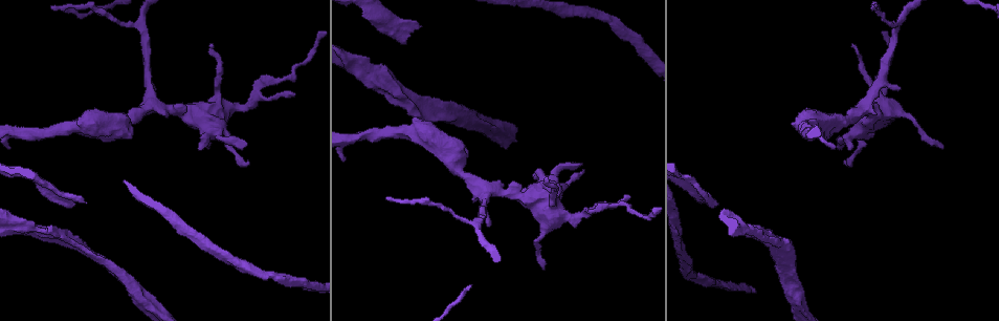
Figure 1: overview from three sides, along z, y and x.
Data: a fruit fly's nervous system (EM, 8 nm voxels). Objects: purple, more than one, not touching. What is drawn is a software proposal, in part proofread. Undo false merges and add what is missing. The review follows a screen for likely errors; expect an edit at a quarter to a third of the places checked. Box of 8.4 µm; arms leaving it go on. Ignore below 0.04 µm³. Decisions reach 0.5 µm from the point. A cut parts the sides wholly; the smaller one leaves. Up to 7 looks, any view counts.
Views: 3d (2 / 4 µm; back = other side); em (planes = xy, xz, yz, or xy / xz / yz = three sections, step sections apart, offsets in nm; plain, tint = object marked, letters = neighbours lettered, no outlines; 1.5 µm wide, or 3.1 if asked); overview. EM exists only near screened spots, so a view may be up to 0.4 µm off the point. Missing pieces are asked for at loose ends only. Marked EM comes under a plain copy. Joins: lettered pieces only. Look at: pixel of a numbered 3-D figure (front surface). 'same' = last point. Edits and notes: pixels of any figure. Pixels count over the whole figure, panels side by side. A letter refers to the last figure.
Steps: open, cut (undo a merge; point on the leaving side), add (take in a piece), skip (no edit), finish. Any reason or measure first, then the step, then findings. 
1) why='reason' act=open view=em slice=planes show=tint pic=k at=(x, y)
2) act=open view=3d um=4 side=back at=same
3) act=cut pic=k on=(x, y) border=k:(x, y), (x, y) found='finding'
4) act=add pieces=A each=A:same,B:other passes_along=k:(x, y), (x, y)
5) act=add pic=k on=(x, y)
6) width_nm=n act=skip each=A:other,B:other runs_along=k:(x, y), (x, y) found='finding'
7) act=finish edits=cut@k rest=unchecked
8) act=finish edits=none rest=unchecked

why='an open end' act=open view=3d um=4 pic=1 at=(47, 228)

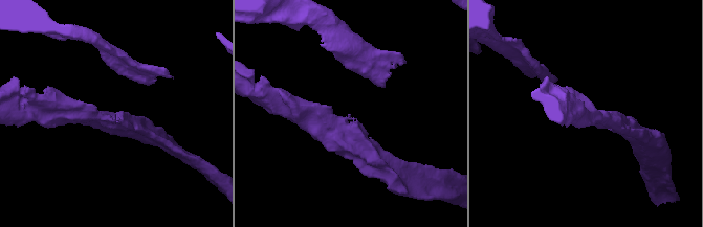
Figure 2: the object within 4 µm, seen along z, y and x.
why='shape alone is not enough' act=open view=em slice=planes show=letters pic=2 at=(115, 113)

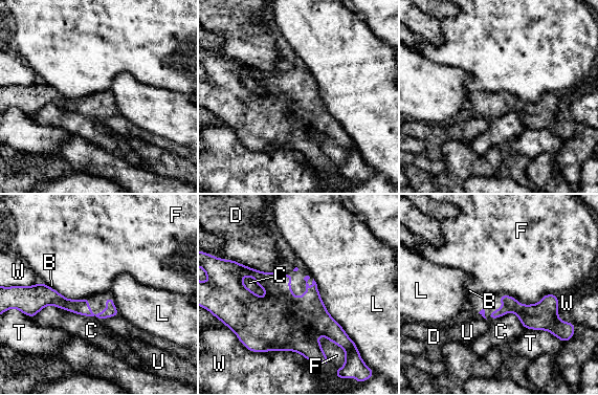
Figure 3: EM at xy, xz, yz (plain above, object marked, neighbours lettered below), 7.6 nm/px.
act=skip each=B:other,C:other,D:other,F:other,L:other,T:other,U:other,W:other runs_along=3:(36, 287), (92, 315), (114, 313) found='no lettered piece goes on from it'

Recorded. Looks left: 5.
why='thick end' act=open view=em slice=xy step=4 show=letters pic=1 at=(847, 147)

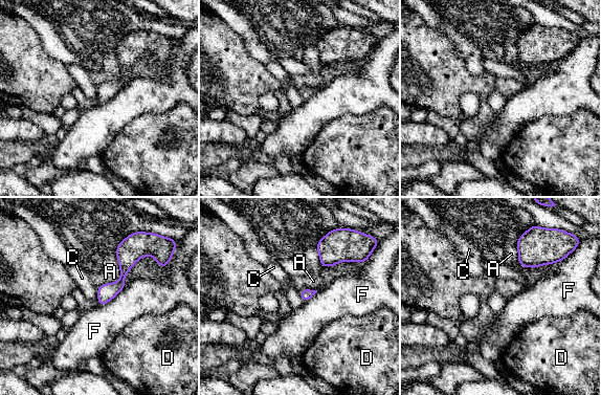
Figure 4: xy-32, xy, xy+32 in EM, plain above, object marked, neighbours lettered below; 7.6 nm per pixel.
why='another direction' act=open view=em slice=planes show=letters at=same

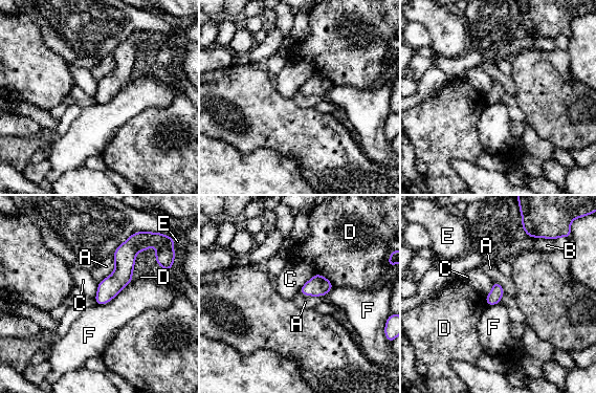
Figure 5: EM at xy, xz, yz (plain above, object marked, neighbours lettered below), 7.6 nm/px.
longest_contact=F:340nm act=skip each=A:other,B:other,C:other,D:other,E:other,F:other runs_along=5:(138, 248), (100, 302) found='none of them fits'

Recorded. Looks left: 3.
act=finish edits=none rest=unchecked

